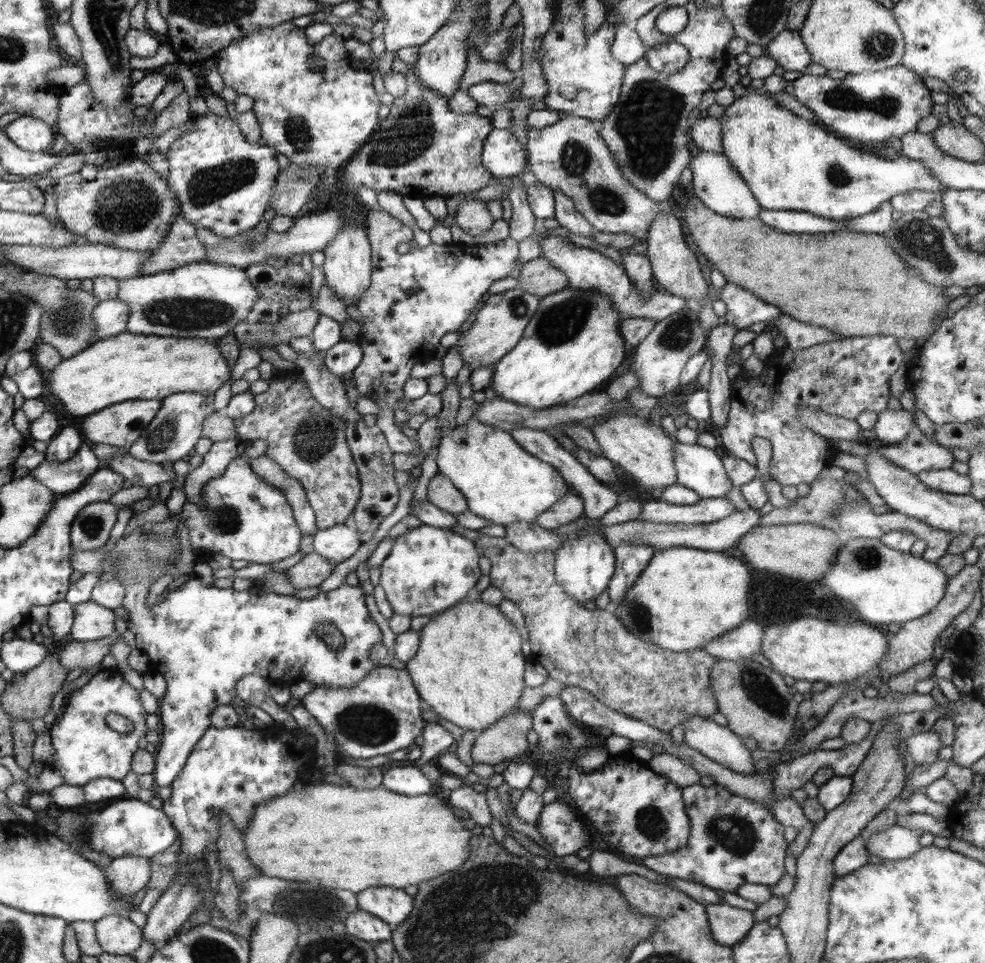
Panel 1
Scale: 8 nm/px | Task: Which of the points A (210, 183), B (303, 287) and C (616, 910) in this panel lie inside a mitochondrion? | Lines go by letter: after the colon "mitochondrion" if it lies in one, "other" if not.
A: mitochondrion
B: other
C: other

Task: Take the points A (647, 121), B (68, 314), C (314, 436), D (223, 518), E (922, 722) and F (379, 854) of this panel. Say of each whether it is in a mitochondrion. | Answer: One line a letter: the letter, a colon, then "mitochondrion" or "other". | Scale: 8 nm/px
A: mitochondrion
B: mitochondrion
C: mitochondrion
D: mitochondrion
E: other
F: other

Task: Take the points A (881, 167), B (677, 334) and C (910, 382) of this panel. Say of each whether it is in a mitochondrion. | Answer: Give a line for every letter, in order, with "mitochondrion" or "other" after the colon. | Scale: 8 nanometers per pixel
A: other
B: mitochondrion
C: other

